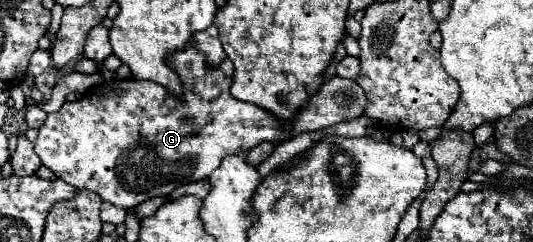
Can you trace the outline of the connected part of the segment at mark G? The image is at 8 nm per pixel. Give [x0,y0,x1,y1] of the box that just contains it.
[36,25,364,209]

